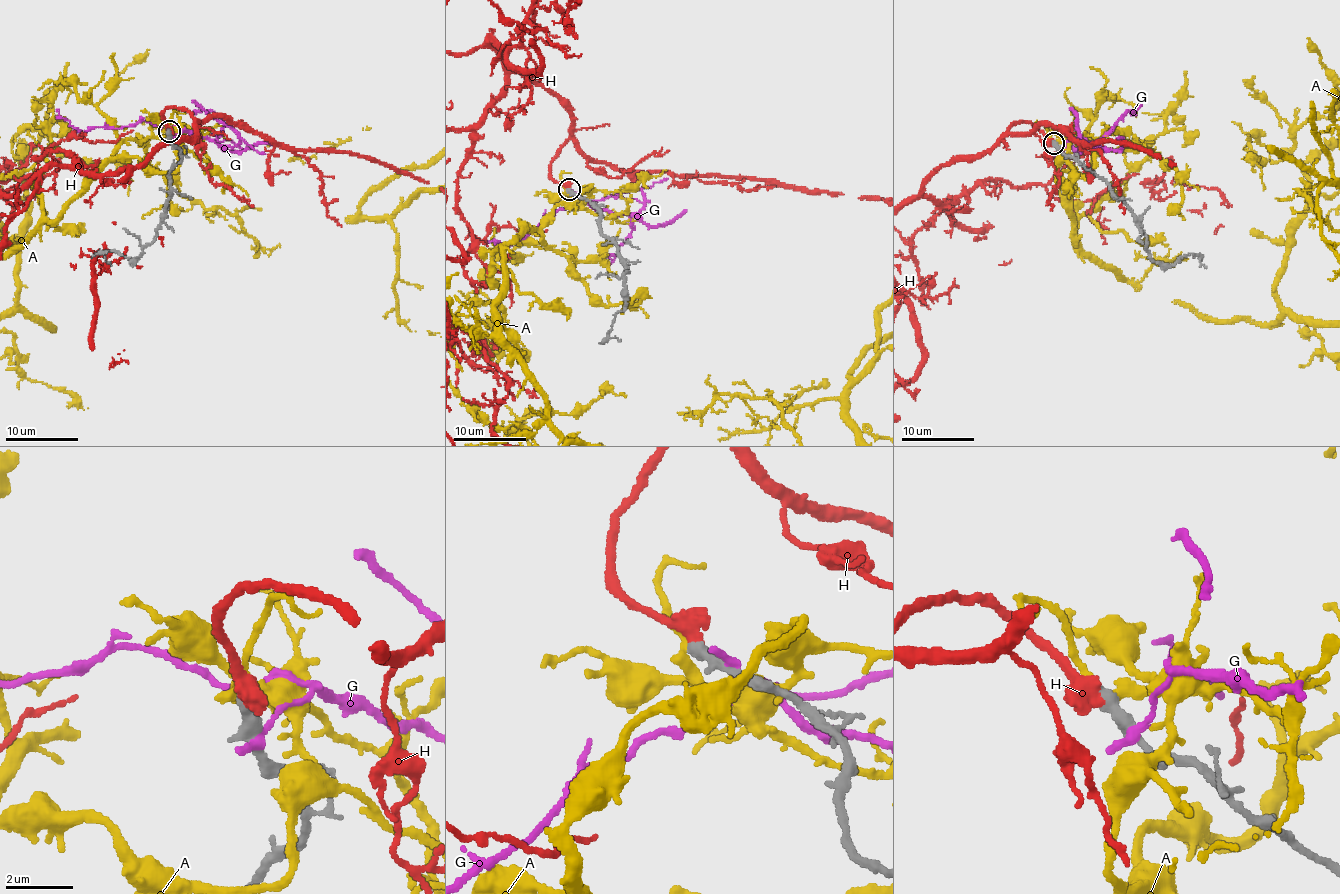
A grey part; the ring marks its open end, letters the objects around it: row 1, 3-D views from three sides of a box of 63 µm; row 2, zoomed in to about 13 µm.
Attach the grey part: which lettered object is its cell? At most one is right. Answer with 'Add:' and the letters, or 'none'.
Add: H

